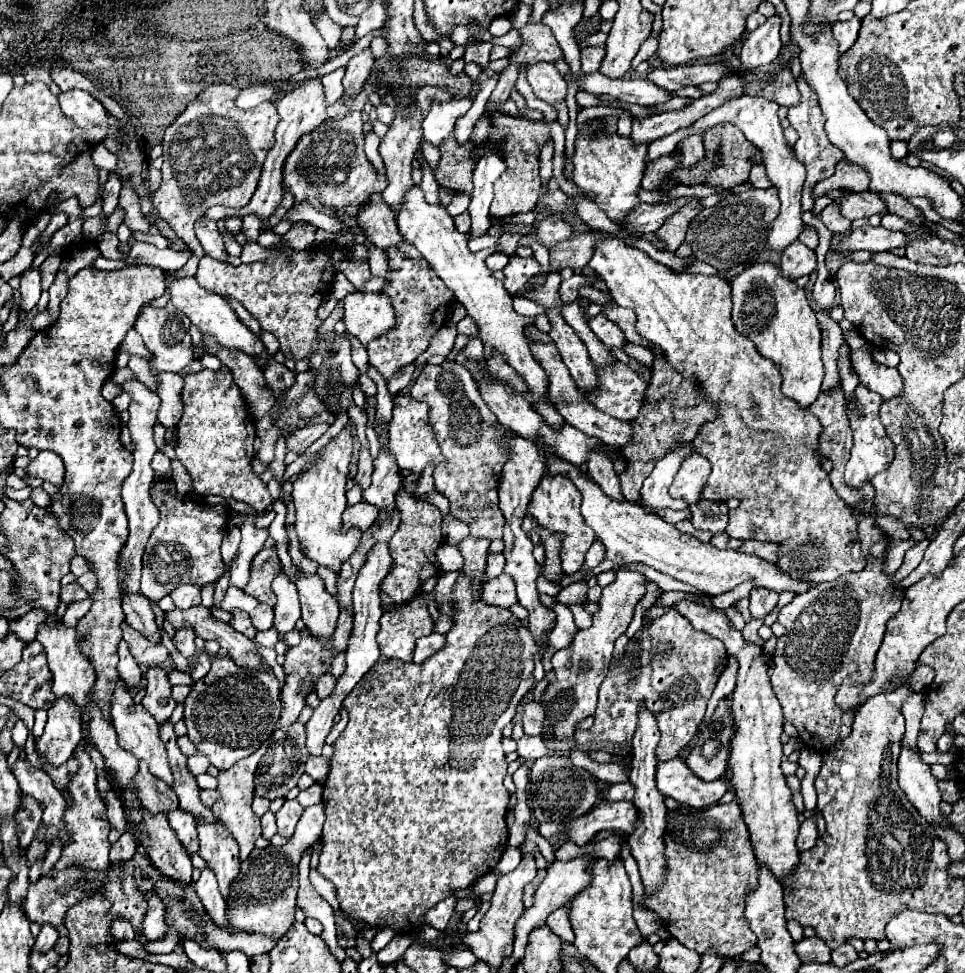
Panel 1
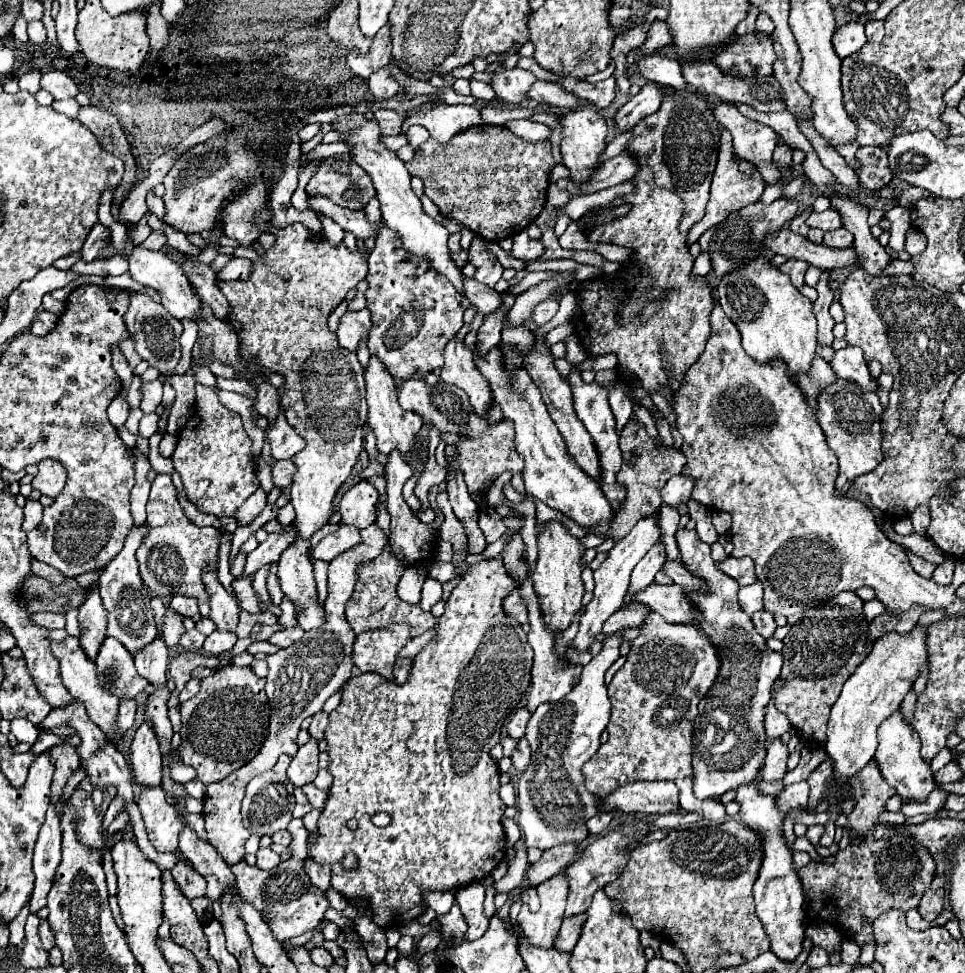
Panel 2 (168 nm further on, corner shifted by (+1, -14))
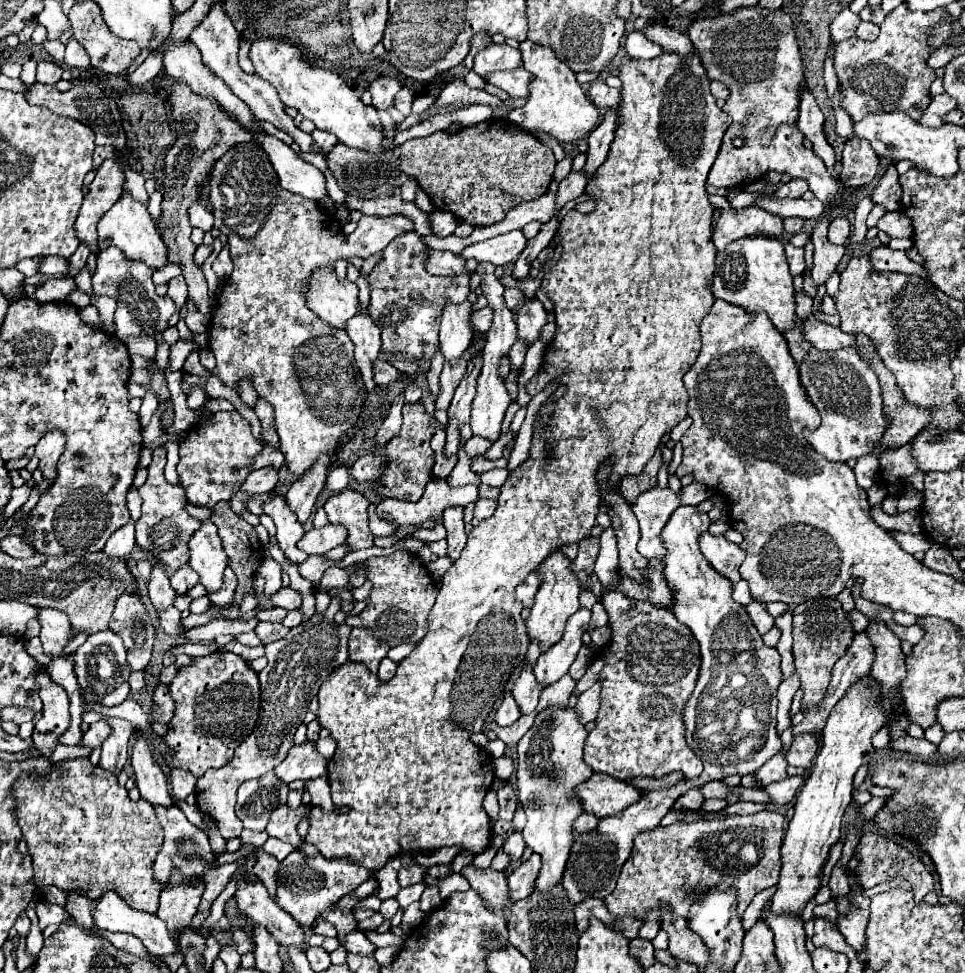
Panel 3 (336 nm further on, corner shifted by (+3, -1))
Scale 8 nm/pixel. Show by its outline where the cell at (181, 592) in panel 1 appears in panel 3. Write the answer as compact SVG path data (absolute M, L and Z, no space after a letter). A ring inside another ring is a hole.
M189 566L177 570L171 576L171 586L179 596L185 596L197 582L199 582L199 578L197 578L197 574L193 574L193 570L189 570Z

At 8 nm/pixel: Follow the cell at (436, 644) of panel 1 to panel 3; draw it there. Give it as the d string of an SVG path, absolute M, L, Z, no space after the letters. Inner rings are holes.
M385 658L385 660L381 662L381 666L379 666L377 676L379 676L381 680L389 680L389 678L393 678L393 676L395 676L395 670L397 670L397 662L393 662L393 660Z

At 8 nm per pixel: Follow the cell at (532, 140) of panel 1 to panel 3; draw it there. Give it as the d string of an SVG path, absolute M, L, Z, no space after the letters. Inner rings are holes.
M491 118L487 122L461 128L459 132L441 130L425 138L407 140L405 144L401 144L401 170L417 178L421 190L427 192L437 210L451 212L471 226L491 226L503 220L505 214L521 202L535 200L549 190L555 170L555 158L553 150L531 132L521 130L509 120Z

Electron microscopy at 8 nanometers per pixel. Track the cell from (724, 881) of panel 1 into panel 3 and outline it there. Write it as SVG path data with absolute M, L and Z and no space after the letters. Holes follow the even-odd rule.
M771 810L751 816L729 814L727 818L675 822L665 828L657 826L655 830L635 838L633 852L621 868L615 890L605 898L605 906L613 916L633 916L639 920L643 920L649 912L661 916L663 906L669 906L671 914L689 918L691 906L699 900L693 888L731 884L737 888L737 912L743 916L753 896L775 886L779 880L783 830L785 816ZM747 842L753 846L747 846ZM753 850L755 862L749 862L745 856L753 856Z

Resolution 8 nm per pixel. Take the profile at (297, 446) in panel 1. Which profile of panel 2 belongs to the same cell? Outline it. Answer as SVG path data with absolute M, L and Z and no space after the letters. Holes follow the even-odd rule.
M287 459L287 461L277 461L277 463L273 465L273 473L271 473L271 475L273 475L273 485L279 487L279 489L285 489L285 487L291 483L293 471L295 471L295 465L293 465L291 459Z

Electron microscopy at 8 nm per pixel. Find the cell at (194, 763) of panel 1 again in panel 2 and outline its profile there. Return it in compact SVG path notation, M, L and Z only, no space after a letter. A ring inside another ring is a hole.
M173 753L169 755L169 769L171 769L171 779L175 779L177 783L187 783L197 777L197 771L189 765L183 765Z

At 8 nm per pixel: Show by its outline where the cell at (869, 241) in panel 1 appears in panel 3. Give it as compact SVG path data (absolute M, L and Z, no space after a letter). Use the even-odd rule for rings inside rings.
M751 206L749 210L723 210L717 220L717 228L713 232L713 244L721 252L727 244L747 238L747 236L773 236L781 238L783 218L775 216L759 206Z

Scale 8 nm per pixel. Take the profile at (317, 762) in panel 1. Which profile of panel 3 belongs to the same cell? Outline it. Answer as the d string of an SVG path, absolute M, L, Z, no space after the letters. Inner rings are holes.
M319 776L307 782L307 792L311 794L311 804L313 806L323 806L323 810L333 810L331 794L329 794L329 782L327 776Z

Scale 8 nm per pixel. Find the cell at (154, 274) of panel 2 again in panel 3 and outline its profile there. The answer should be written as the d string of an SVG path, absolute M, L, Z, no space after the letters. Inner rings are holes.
M127 194L121 196L119 202L115 202L115 206L101 218L97 228L99 228L99 248L117 246L131 262L143 262L151 270L161 270L169 264L169 258L167 258L169 250L161 234L157 232L157 224L151 220L147 208L141 202L133 200L131 196Z

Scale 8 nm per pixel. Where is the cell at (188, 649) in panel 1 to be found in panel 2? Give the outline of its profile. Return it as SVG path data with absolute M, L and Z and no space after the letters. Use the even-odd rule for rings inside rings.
M165 605L165 615L163 615L163 639L167 643L167 647L177 647L179 645L179 637L185 633L183 627L183 617L171 609L171 605Z

